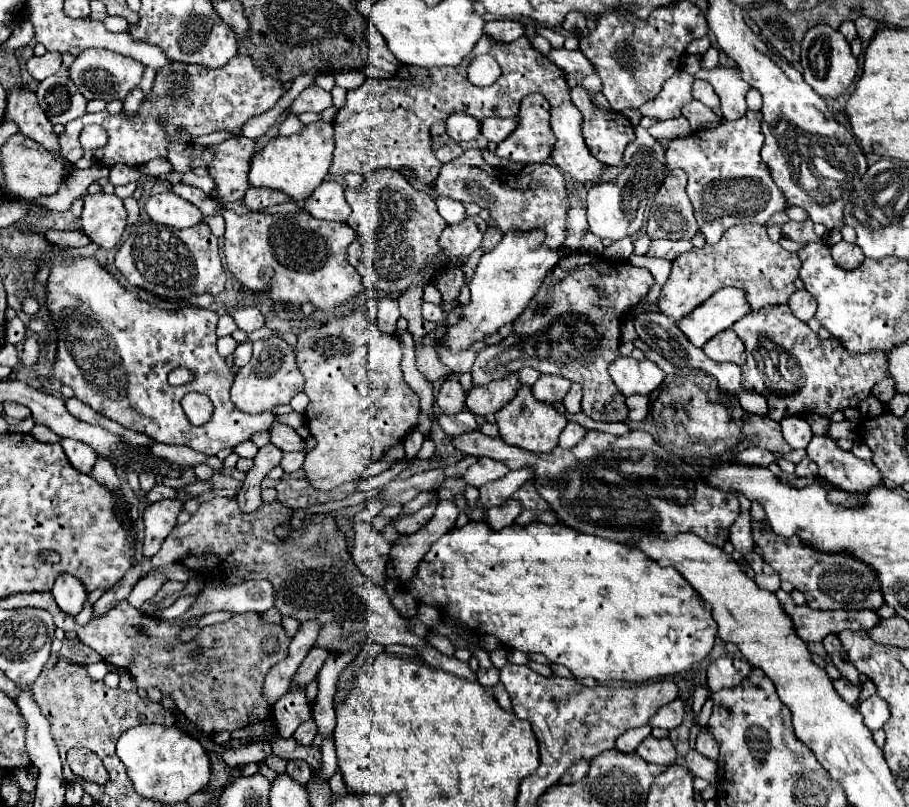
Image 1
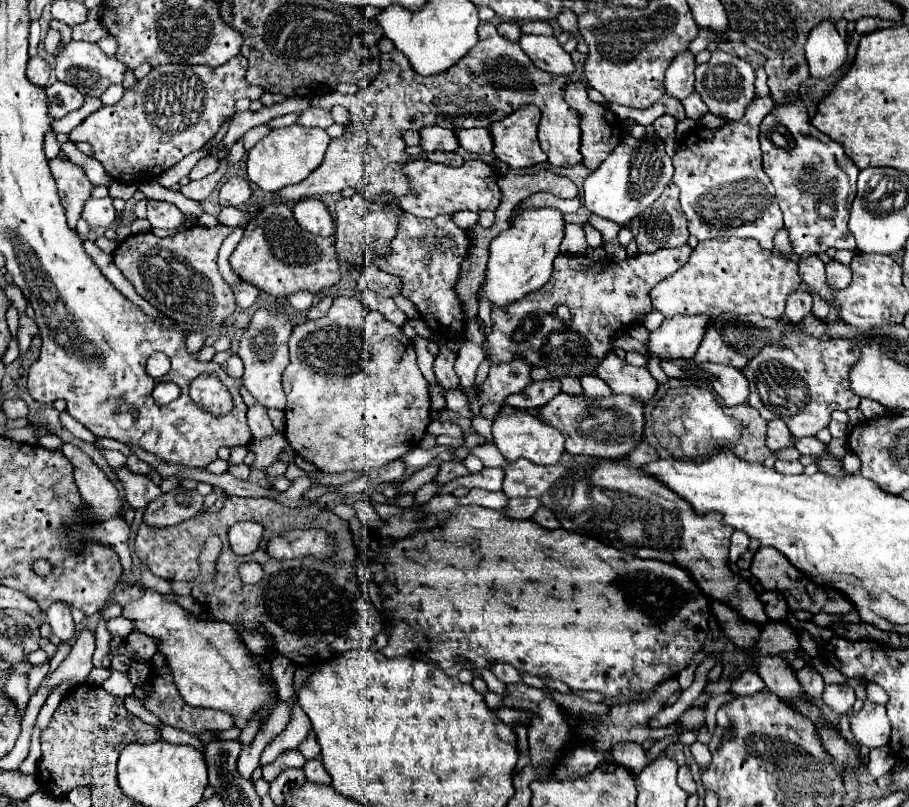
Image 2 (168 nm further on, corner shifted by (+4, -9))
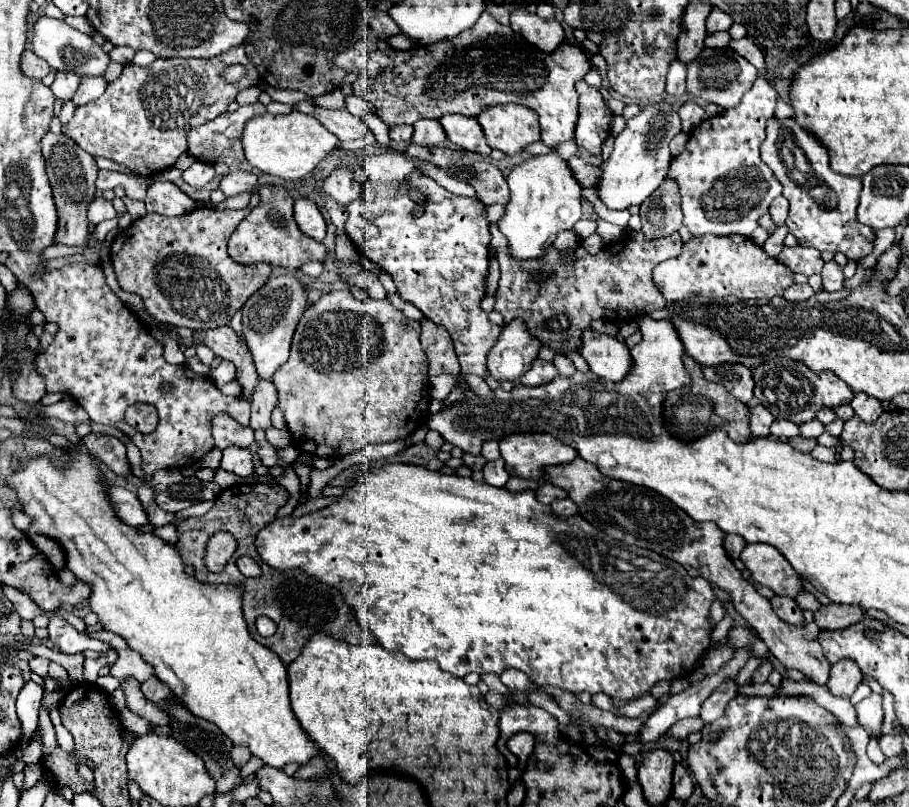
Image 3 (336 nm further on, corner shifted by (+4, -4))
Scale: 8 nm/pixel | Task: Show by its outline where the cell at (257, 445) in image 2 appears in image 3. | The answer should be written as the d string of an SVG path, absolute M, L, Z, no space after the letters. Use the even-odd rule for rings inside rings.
M259 379L257 391L255 391L253 401L251 401L251 429L267 431L273 425L271 423L271 411L275 405L277 405L275 385Z

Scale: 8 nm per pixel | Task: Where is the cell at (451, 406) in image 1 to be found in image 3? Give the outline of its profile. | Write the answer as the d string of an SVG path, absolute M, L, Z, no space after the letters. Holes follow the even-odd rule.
M423 319L421 321L421 343L429 357L429 375L449 373L457 377L461 373L461 367L459 367L459 361L453 349L453 341L449 339L449 333L441 325L435 325L433 321Z

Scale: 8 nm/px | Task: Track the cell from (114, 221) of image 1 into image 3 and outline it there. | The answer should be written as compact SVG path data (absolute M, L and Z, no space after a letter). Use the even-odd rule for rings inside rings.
M95 197L95 199L89 203L87 213L89 213L89 221L95 223L95 225L101 223L101 221L105 221L105 219L117 217L117 211L115 211L113 203L107 201L107 199L103 199L103 197Z

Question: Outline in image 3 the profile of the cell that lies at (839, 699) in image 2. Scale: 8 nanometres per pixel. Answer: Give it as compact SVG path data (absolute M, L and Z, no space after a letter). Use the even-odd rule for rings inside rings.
M843 659L831 667L827 689L835 697L847 697L849 699L855 693L861 679L863 679L863 673L859 671L859 667L853 661Z

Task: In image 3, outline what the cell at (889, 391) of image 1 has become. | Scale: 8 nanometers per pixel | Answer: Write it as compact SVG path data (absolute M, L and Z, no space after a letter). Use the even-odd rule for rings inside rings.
M857 393L849 405L855 409L857 417L861 417L863 421L877 421L877 417L883 413L881 401L877 401L875 397L869 397L865 393Z

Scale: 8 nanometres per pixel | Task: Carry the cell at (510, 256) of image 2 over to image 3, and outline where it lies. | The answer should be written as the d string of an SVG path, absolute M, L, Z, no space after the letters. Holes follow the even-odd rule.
M539 155L517 165L507 177L511 201L505 205L503 217L497 221L499 231L507 239L507 253L517 261L541 259L557 233L567 231L581 219L581 187L573 179L567 163L555 155Z

